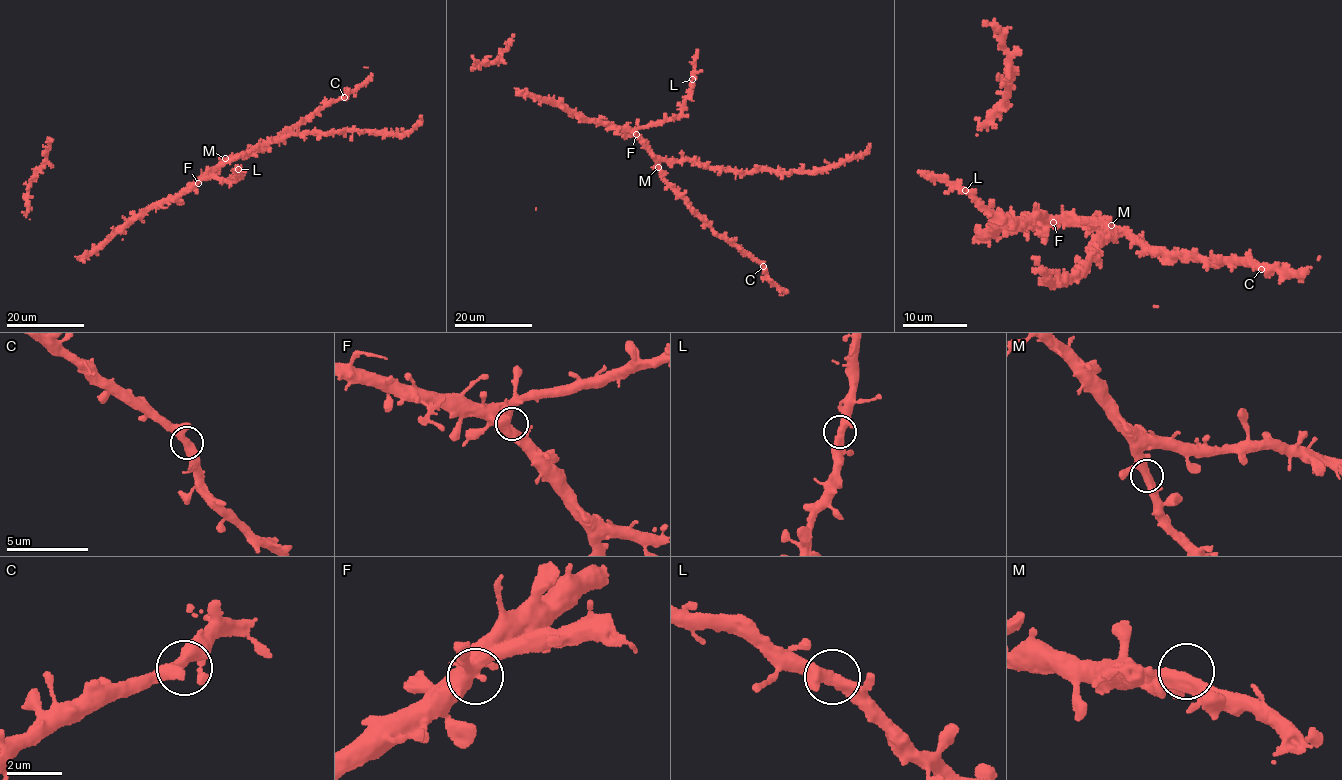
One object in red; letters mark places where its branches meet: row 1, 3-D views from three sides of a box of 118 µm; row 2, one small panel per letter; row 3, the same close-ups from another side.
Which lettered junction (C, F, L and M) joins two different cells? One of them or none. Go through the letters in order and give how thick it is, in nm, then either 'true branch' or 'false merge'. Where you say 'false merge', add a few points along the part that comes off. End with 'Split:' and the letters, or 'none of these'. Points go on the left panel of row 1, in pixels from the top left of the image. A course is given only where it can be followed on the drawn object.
C: 460 nm | true branch
F: 600 nm | true branch
L: 480 nm | true branch
M: 480 nm | true branch
Split: none of these

